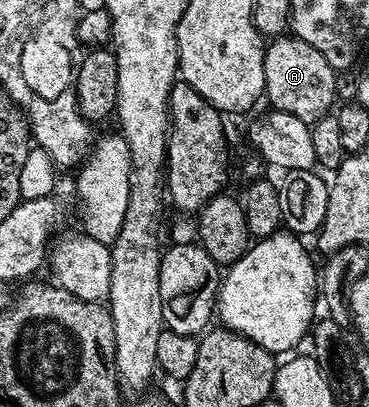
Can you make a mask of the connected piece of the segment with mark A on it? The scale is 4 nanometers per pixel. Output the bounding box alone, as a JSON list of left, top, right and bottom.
[264,33,336,125]

